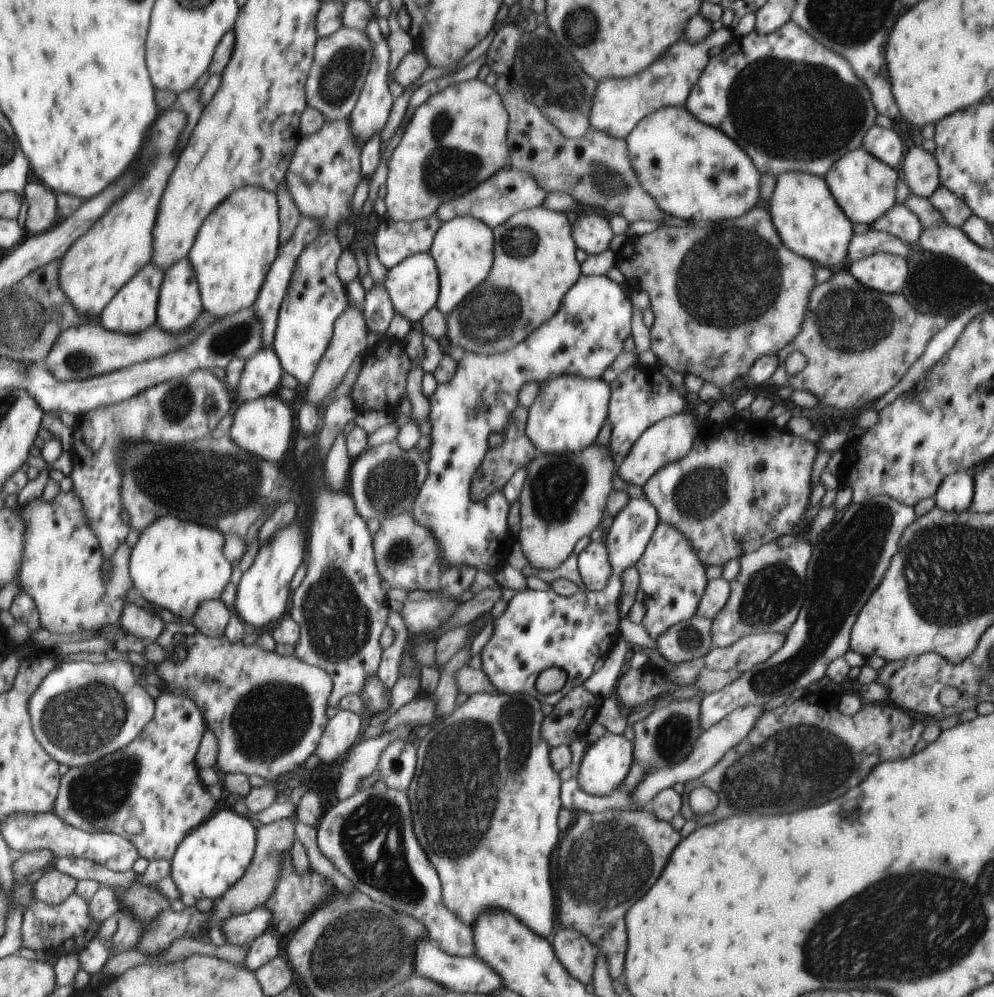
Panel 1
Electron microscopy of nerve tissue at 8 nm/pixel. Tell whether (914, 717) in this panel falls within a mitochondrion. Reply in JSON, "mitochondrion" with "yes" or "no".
{"mitochondrion":"no"}

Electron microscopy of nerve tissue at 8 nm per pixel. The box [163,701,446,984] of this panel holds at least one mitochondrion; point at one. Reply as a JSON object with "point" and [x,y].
{"point":[372,837]}

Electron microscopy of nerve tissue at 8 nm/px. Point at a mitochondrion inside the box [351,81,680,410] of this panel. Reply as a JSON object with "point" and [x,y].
{"point":[446,171]}

